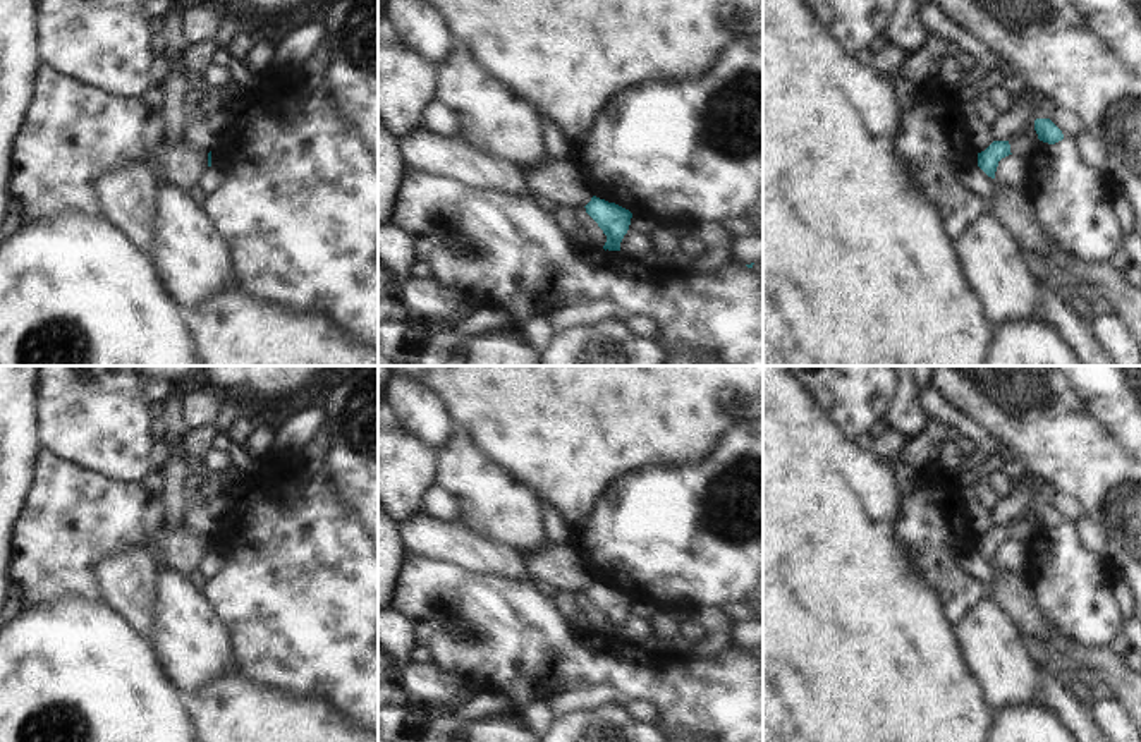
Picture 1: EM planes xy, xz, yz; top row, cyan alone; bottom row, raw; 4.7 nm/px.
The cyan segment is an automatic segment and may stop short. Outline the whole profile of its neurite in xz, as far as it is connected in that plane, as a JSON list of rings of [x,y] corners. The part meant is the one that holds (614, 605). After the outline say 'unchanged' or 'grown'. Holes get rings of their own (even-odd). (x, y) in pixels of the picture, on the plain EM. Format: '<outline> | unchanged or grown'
[[[596,581],[584,591],[586,598],[598,608],[607,620],[603,634],[620,636],[620,627],[629,615],[632,598],[615,587]]] | unchanged

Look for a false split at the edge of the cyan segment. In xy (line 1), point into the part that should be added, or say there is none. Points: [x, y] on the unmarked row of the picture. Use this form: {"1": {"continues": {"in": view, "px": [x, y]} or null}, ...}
{"1": {"continues": null}}

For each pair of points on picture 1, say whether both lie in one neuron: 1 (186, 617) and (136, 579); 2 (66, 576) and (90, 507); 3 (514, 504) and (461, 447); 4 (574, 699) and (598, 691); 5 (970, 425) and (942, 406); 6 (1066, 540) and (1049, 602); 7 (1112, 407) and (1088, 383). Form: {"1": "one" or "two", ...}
{"1": "two", "2": "one", "3": "one", "4": "one", "5": "one", "6": "one", "7": "one"}

